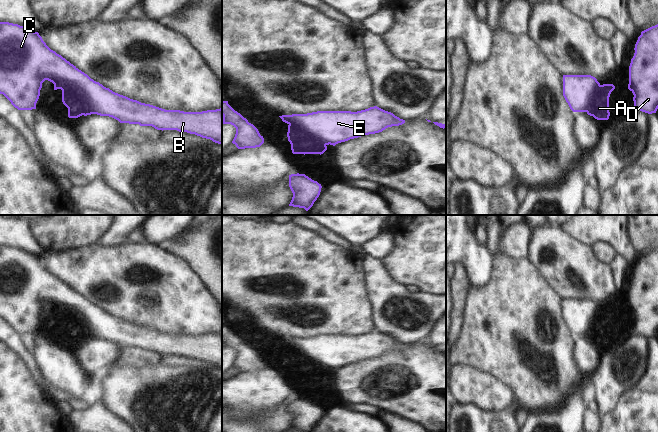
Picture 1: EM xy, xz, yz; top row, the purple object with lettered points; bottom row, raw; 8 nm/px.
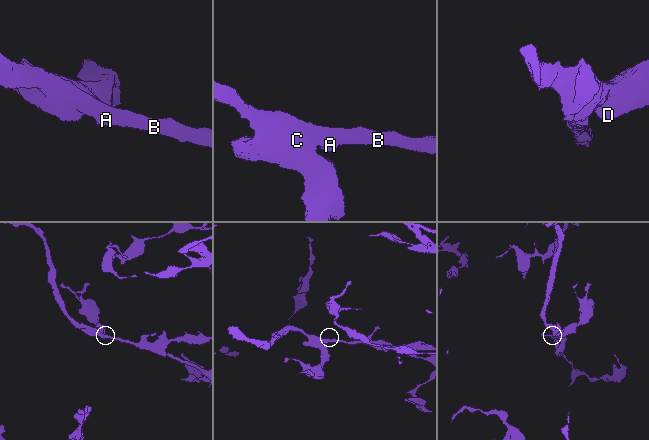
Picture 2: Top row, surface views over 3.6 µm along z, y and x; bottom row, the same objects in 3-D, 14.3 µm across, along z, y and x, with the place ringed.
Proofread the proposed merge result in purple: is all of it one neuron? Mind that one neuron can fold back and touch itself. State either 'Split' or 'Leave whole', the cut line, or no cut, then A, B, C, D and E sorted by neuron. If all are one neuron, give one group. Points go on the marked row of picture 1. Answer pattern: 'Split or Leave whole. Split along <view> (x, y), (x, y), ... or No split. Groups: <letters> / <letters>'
Leave whole. No split. Groups: A B C D E

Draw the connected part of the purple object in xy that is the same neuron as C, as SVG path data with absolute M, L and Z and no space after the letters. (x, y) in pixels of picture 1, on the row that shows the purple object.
M0 22L0 94L3 94L18 110L36 109L36 103L40 96L42 83L48 80L54 84L54 90L62 90L62 102L68 108L69 118L78 118L97 114L109 116L120 123L139 124L140 126L152 126L157 130L177 130L195 134L202 138L210 139L222 145L222 108L202 112L184 112L180 110L165 110L150 104L141 103L126 96L113 92L99 82L91 79L87 74L79 70L61 55L51 50L38 32L34 32L24 26L9 22Z

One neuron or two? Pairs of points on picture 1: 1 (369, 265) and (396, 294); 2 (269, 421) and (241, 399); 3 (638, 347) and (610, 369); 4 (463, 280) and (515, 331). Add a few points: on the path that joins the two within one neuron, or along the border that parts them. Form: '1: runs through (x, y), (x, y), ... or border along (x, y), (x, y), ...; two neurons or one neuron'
1: runs through (376, 272), (389, 287); one neuron
2: border along (281, 403), (246, 421); two neurons
3: runs through (631, 354), (617, 368); one neuron
4: border along (470, 285), (463, 309); two neurons

